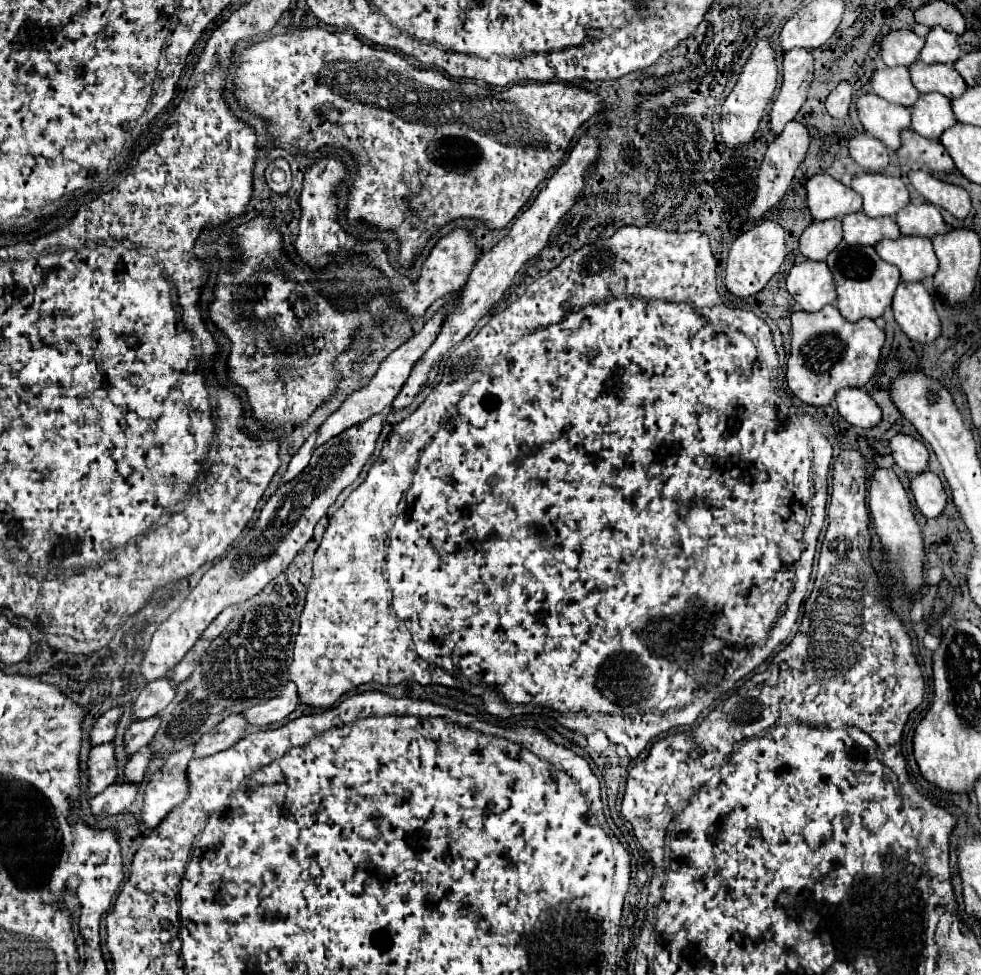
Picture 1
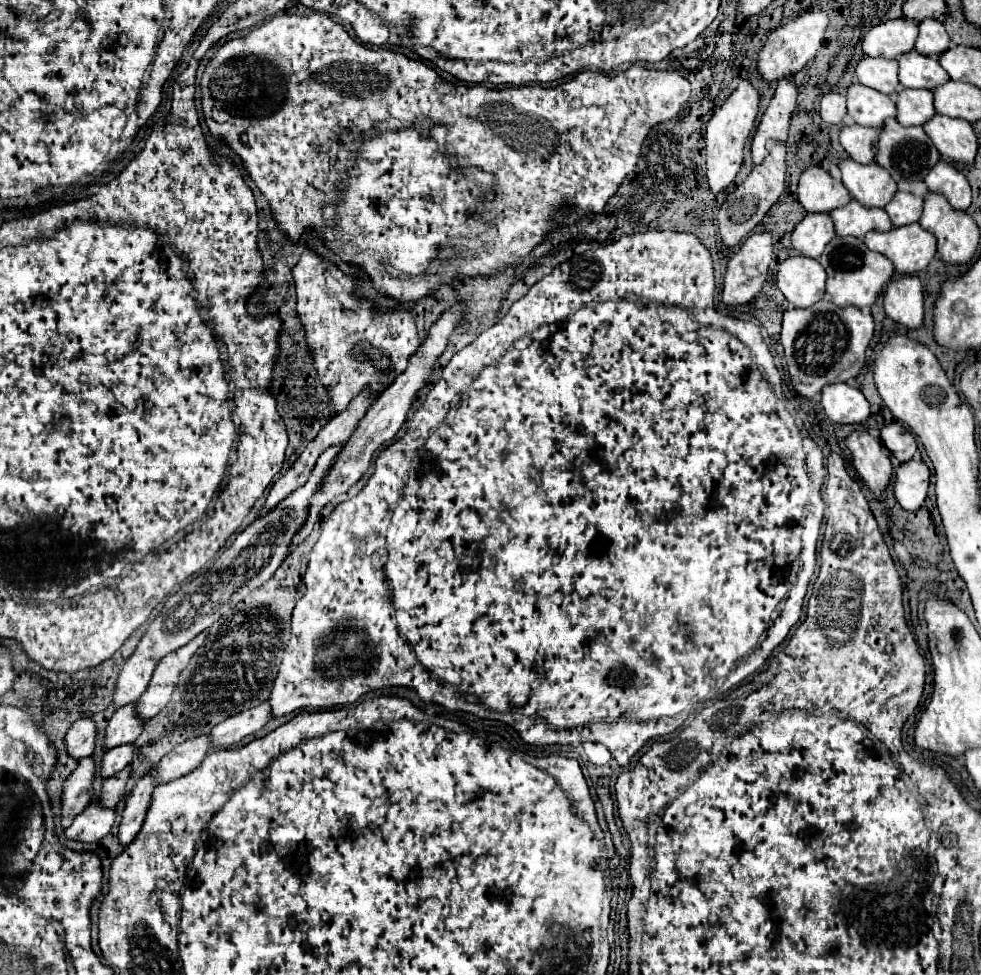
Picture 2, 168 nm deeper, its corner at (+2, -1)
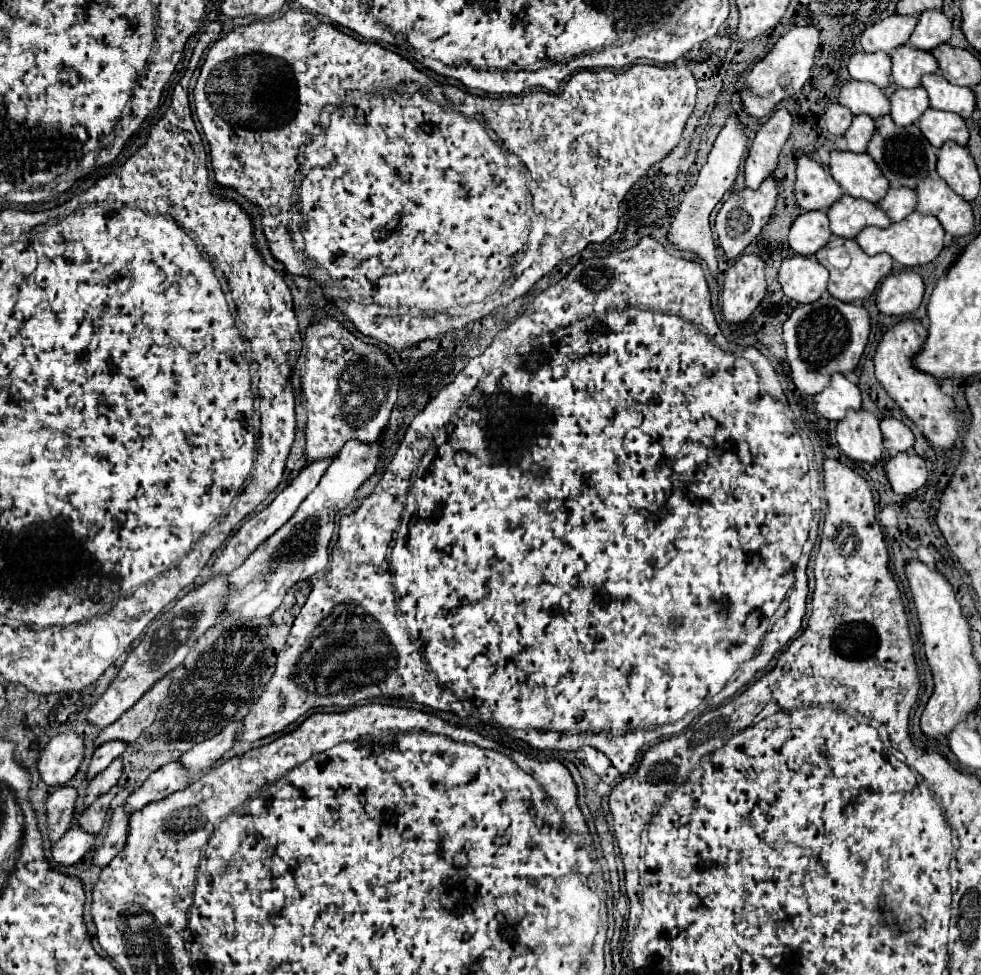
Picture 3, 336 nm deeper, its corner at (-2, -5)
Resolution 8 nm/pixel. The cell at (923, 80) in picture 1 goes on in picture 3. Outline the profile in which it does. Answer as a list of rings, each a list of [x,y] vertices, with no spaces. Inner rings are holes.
[[[908,44],[896,48],[892,54],[892,80],[900,88],[918,88],[924,74],[938,72],[936,58],[930,52],[916,50]]]

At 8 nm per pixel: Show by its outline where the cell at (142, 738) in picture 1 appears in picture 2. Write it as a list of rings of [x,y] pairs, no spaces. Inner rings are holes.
[[[126,744],[122,748],[112,748],[110,752],[106,752],[104,758],[102,758],[102,778],[110,778],[116,772],[124,770],[130,764],[132,756],[134,756],[134,746],[132,744],[130,746]]]

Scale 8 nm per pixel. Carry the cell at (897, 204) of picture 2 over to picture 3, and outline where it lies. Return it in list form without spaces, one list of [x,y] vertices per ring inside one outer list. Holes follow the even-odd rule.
[[[890,188],[886,198],[878,204],[892,222],[900,222],[916,210],[916,192],[910,188]]]

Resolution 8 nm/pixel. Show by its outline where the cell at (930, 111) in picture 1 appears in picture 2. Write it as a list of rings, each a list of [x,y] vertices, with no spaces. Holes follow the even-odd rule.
[[[902,90],[896,98],[896,120],[902,126],[922,126],[930,116],[934,116],[932,92],[930,90]]]

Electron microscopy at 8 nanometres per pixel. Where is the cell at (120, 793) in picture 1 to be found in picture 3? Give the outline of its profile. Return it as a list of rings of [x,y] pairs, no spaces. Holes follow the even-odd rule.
[[[72,826],[64,838],[60,838],[54,846],[52,846],[52,856],[56,862],[60,864],[76,864],[78,860],[84,858],[86,852],[90,852],[96,844],[96,838],[94,834],[86,832],[84,828],[78,828],[78,826]]]

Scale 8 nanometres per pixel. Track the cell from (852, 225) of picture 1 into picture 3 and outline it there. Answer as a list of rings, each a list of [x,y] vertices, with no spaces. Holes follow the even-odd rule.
[[[842,196],[830,210],[830,230],[840,238],[856,238],[866,226],[888,228],[890,218],[872,202],[858,200],[852,196]]]

